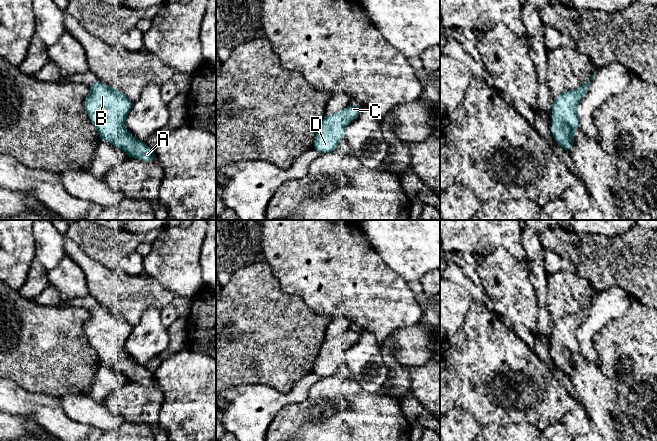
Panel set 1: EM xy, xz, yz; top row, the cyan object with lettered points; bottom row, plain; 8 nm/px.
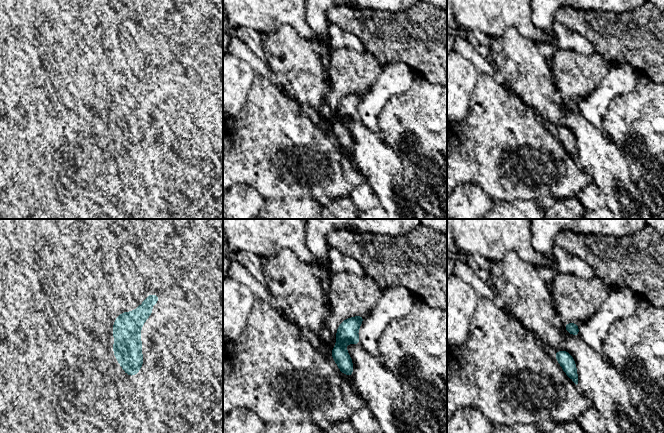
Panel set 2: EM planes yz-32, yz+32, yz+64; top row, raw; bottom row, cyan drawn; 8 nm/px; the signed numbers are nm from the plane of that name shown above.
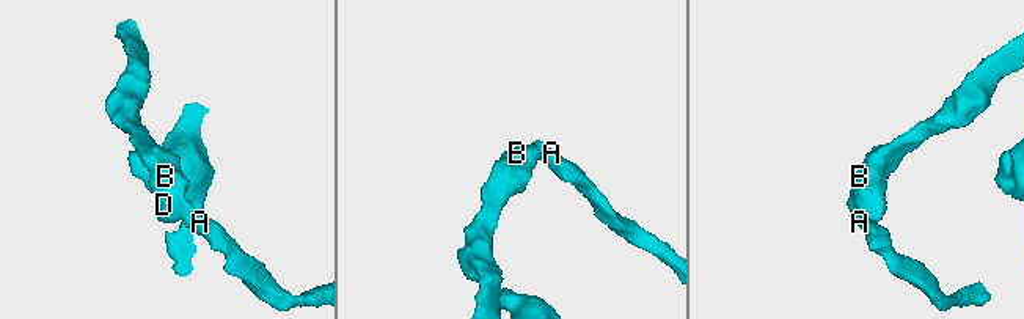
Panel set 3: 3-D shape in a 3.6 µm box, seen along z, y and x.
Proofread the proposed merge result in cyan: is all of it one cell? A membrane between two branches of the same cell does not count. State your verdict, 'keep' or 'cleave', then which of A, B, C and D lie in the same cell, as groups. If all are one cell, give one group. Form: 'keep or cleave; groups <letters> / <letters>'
keep; groups A B C D

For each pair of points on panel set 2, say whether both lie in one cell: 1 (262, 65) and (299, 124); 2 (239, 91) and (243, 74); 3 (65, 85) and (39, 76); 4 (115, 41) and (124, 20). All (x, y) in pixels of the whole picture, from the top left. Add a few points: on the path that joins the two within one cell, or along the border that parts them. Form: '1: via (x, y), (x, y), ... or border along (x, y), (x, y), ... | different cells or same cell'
1: border along (255, 74), (268, 78) | different cells
2: via (239, 87), (239, 78) | same cell
3: border along (38, 60), (46, 76) | different cells
4: border along (116, 33), (123, 43) | different cells

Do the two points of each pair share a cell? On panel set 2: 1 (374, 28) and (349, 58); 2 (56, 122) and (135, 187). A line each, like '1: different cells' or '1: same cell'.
1: different cells
2: different cells

